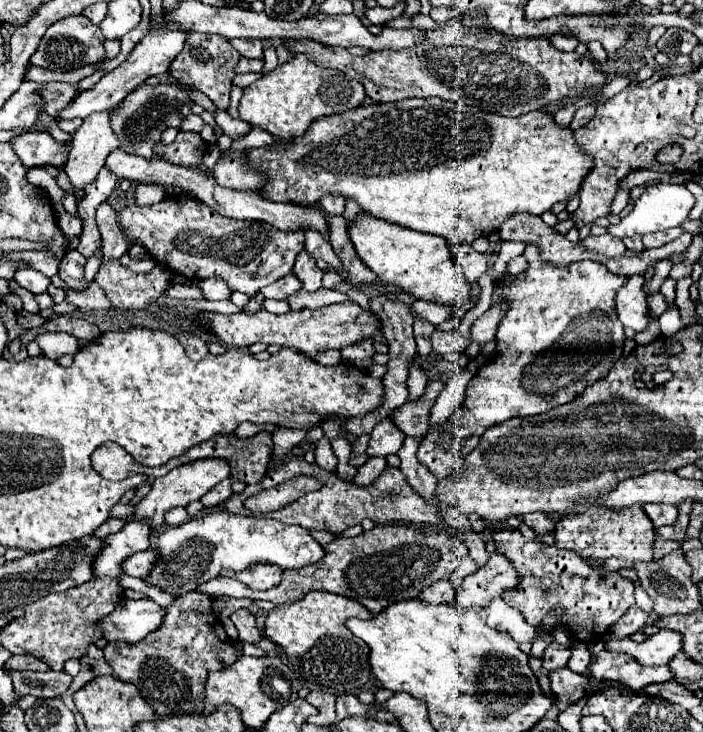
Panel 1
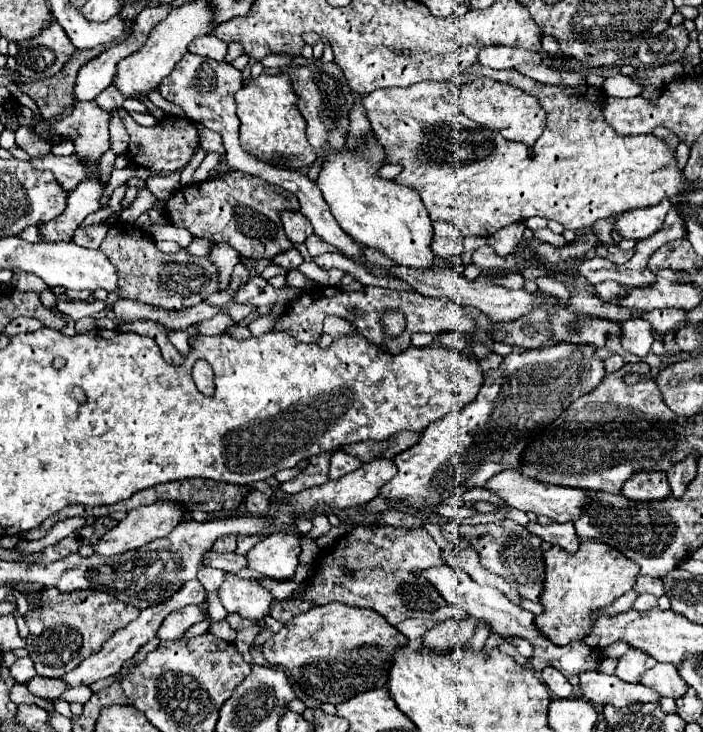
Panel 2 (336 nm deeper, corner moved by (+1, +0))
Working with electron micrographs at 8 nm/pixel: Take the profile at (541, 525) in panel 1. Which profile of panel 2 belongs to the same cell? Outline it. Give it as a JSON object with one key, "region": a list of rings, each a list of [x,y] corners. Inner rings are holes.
{"region":[[[538,517],[536,521],[530,521],[526,525],[526,529],[532,535],[542,537],[544,541],[548,541],[552,545],[558,545],[568,553],[576,553],[578,547],[580,547],[574,523],[556,523],[552,519],[548,519],[548,517]]]}

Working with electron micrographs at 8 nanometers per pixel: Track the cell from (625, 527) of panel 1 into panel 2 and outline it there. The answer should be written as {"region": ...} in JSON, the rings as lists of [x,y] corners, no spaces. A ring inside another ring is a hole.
{"region":[[[598,541],[580,543],[580,549],[570,555],[560,547],[552,547],[544,553],[546,579],[544,591],[540,593],[540,603],[544,611],[536,615],[534,623],[544,637],[554,645],[568,645],[572,641],[582,641],[596,621],[596,611],[612,605],[618,597],[634,587],[638,567],[628,561],[620,551],[606,547]]]}

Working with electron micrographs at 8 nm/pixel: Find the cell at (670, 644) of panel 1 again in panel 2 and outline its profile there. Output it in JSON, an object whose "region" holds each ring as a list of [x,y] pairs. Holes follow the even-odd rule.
{"region":[[[628,649],[626,655],[622,655],[618,659],[616,671],[614,675],[626,683],[636,683],[640,679],[640,675],[648,669],[652,669],[656,665],[656,659],[652,659],[650,655],[646,655],[644,651],[636,651],[636,649]]]}

